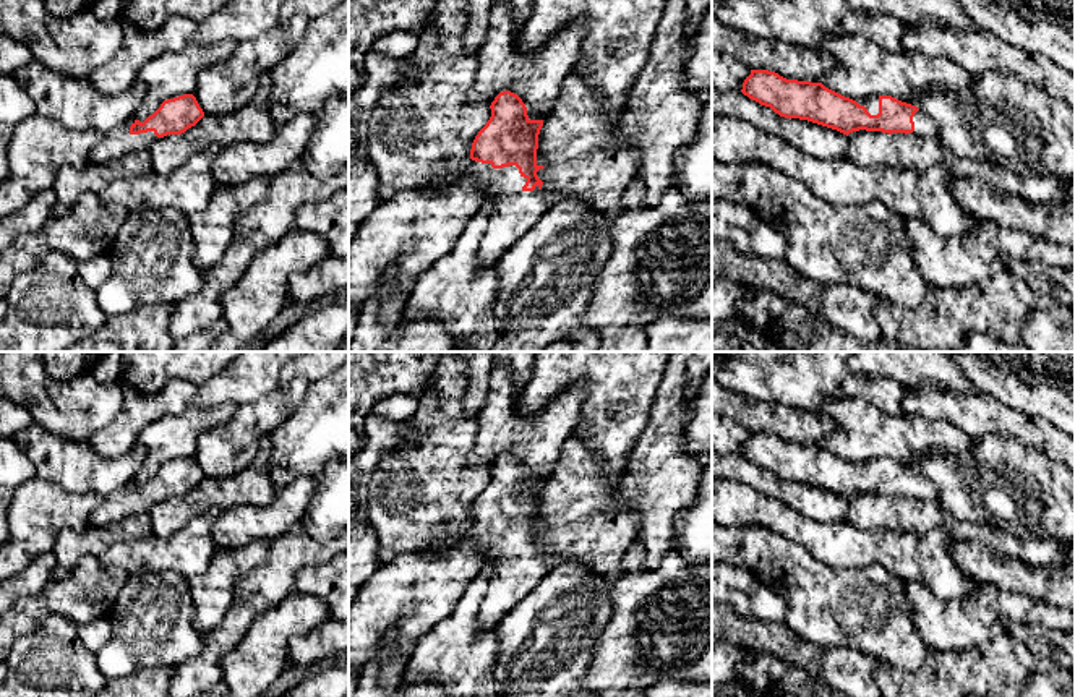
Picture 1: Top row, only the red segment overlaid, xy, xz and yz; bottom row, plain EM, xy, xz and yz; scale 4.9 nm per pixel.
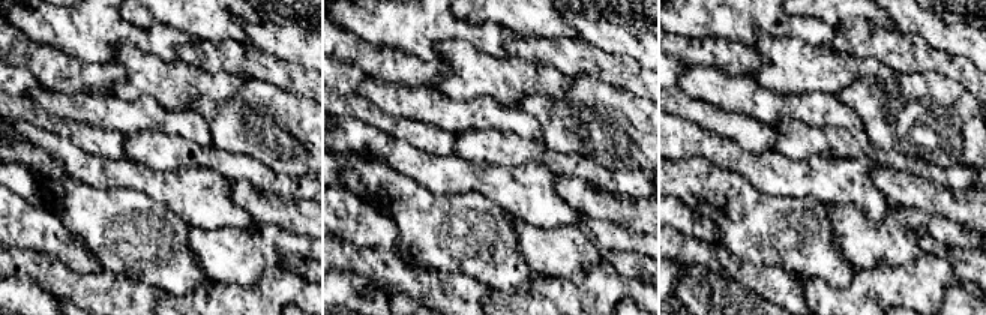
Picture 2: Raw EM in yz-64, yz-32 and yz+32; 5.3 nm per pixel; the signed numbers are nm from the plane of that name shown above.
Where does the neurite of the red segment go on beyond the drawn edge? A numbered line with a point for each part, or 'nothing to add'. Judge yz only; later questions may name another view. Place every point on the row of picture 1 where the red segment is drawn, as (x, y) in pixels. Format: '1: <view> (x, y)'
1: yz (871, 104)
2: yz (925, 127)

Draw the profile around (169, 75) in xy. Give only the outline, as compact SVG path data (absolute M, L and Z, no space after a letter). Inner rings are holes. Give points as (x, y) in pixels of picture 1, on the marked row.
M235 41L216 44L188 42L180 52L162 50L139 68L136 81L143 83L146 94L133 118L146 120L164 100L193 94L198 75L219 62L227 60L237 49Z

